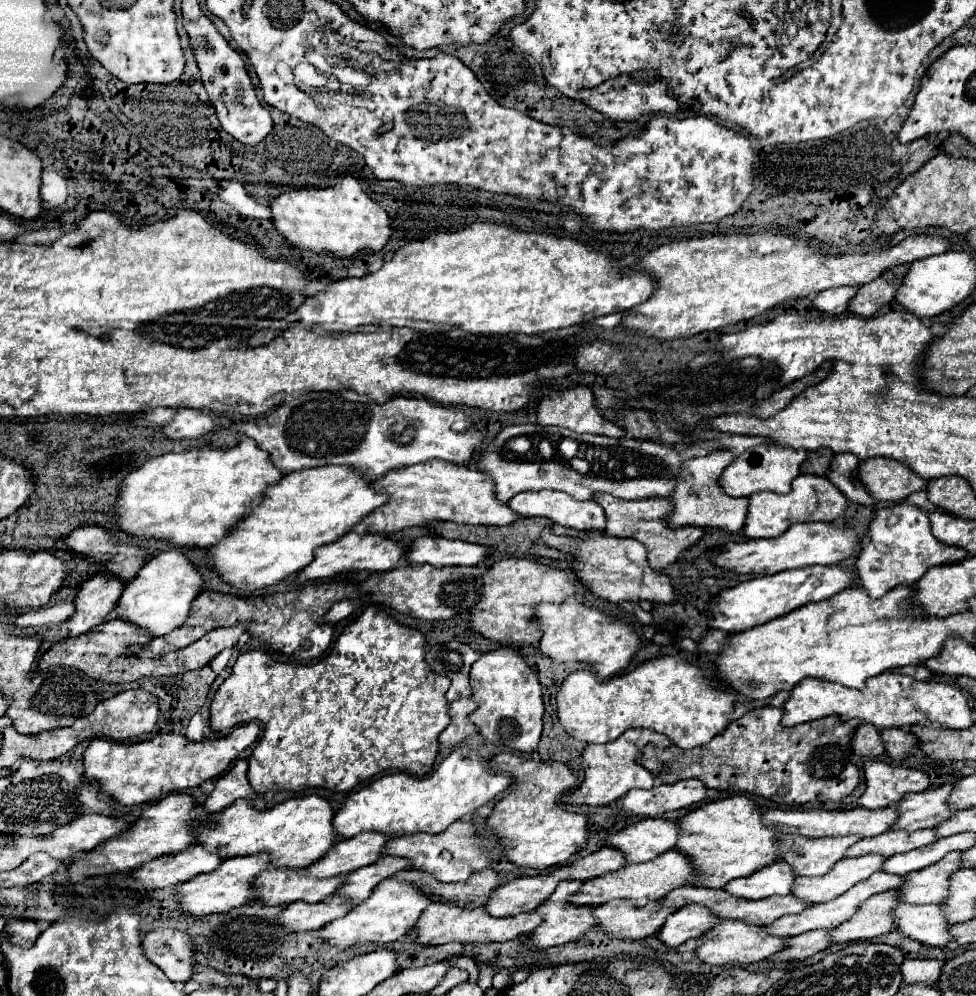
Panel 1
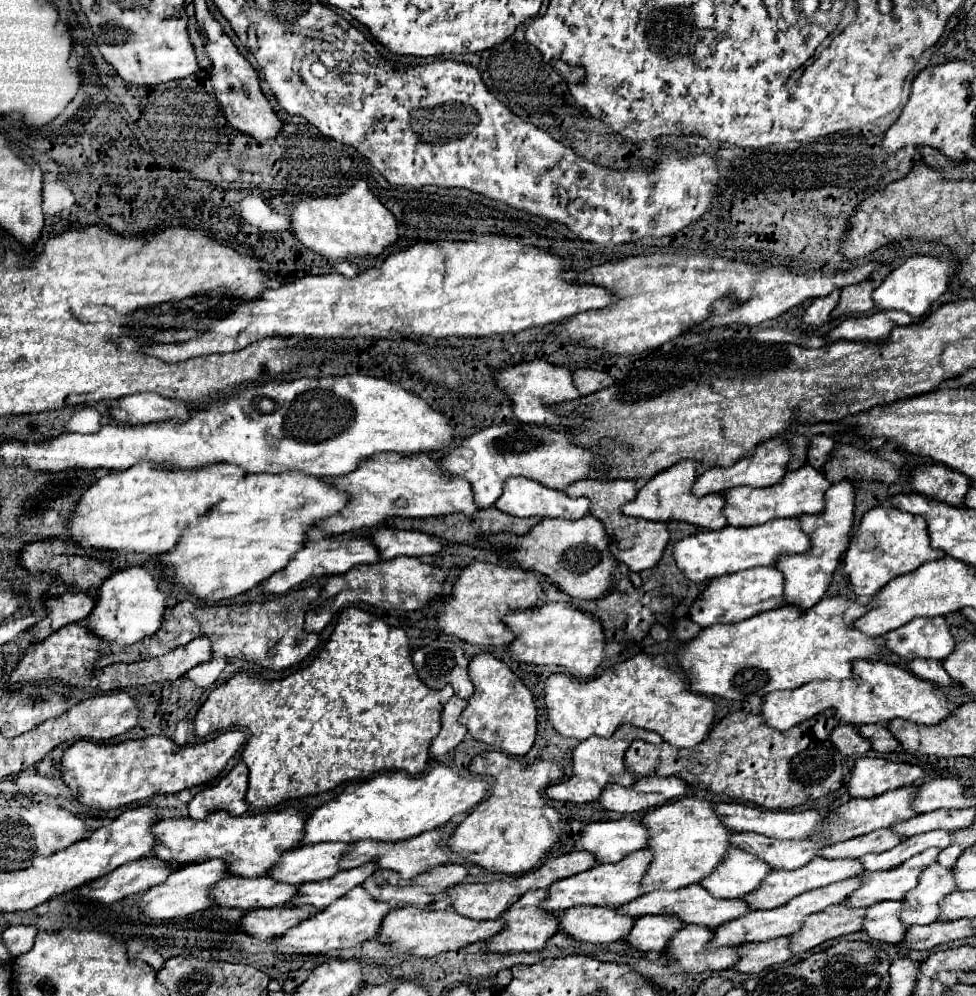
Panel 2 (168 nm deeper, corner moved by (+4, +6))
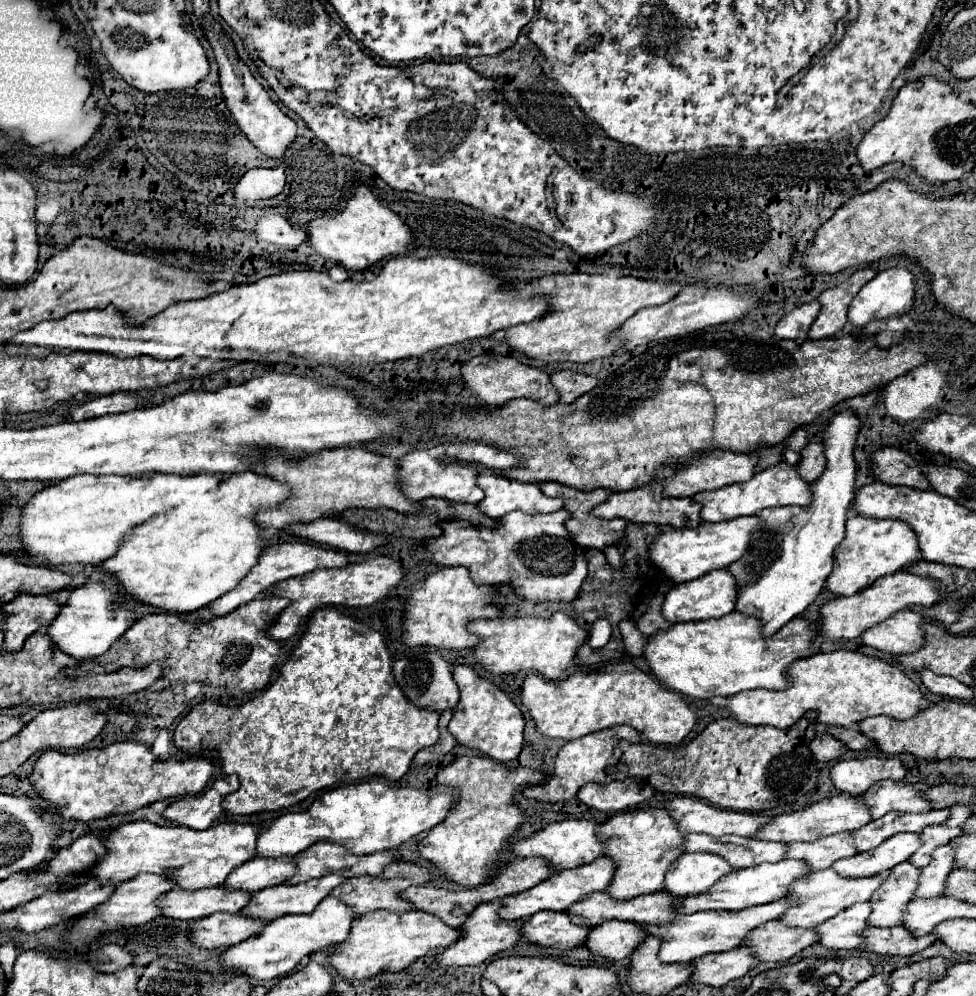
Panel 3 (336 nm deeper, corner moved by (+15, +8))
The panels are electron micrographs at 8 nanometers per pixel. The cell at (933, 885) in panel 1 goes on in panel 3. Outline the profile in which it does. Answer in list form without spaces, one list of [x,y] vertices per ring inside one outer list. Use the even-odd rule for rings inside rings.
[[[834,868],[812,872],[812,876],[808,876],[808,880],[800,880],[800,884],[796,884],[796,888],[792,888],[792,892],[788,896],[800,896],[800,904],[796,904],[796,908],[784,912],[784,916],[780,920],[788,920],[788,924],[796,924],[796,926],[804,926],[804,928],[814,928],[814,926],[822,924],[824,920],[830,920],[832,916],[840,914],[848,906],[870,900],[872,894],[878,890],[878,886],[890,876],[890,872],[892,870],[886,870],[876,876],[868,876],[868,878],[846,878],[846,876],[840,876]]]

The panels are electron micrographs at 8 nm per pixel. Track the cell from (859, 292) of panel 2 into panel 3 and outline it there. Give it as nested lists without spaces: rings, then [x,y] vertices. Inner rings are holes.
[[[864,268],[864,270],[856,270],[846,282],[842,282],[836,288],[824,290],[818,300],[822,304],[822,310],[818,314],[818,318],[814,320],[814,324],[810,326],[808,338],[810,340],[820,340],[820,338],[832,338],[834,334],[838,334],[844,324],[846,324],[846,314],[848,314],[848,306],[854,300],[854,296],[858,294],[858,290],[876,276],[876,270],[872,268]]]

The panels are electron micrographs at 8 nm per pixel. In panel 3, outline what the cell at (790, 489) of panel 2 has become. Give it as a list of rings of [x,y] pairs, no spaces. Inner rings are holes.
[[[780,462],[772,468],[766,468],[758,472],[752,480],[744,484],[730,484],[718,490],[710,492],[700,492],[694,496],[696,502],[702,504],[700,516],[704,522],[724,522],[724,520],[734,520],[740,516],[752,516],[764,508],[772,506],[808,506],[812,502],[812,486],[800,478],[796,466],[790,466],[786,462]]]

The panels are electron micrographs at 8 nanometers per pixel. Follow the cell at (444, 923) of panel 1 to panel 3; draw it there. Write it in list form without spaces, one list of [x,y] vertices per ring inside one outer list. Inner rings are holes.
[[[374,910],[358,916],[352,922],[348,940],[336,946],[330,964],[338,970],[340,976],[344,976],[344,980],[366,980],[378,972],[404,970],[418,958],[424,958],[430,950],[454,944],[460,936],[462,932],[458,928],[450,928],[440,918],[422,910],[410,910],[404,914]]]

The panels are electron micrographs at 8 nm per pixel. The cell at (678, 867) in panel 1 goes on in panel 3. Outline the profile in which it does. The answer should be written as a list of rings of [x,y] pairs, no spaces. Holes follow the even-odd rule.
[[[600,856],[594,862],[580,866],[580,868],[570,868],[570,870],[562,870],[558,874],[552,874],[552,878],[540,882],[538,886],[524,890],[520,894],[514,896],[506,896],[502,900],[502,908],[500,908],[500,916],[502,918],[510,918],[510,920],[522,920],[522,918],[530,918],[532,914],[540,912],[540,910],[554,910],[554,912],[564,912],[570,908],[570,904],[580,902],[582,898],[586,898],[592,892],[604,892],[616,872],[616,864],[612,858],[608,856]]]

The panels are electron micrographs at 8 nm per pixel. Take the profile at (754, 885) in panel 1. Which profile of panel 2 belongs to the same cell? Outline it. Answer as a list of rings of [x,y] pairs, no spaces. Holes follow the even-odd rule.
[[[731,848],[727,850],[727,858],[715,868],[715,874],[709,874],[699,884],[703,884],[709,894],[715,894],[715,898],[743,898],[743,894],[755,890],[769,872],[771,868],[763,860]]]

